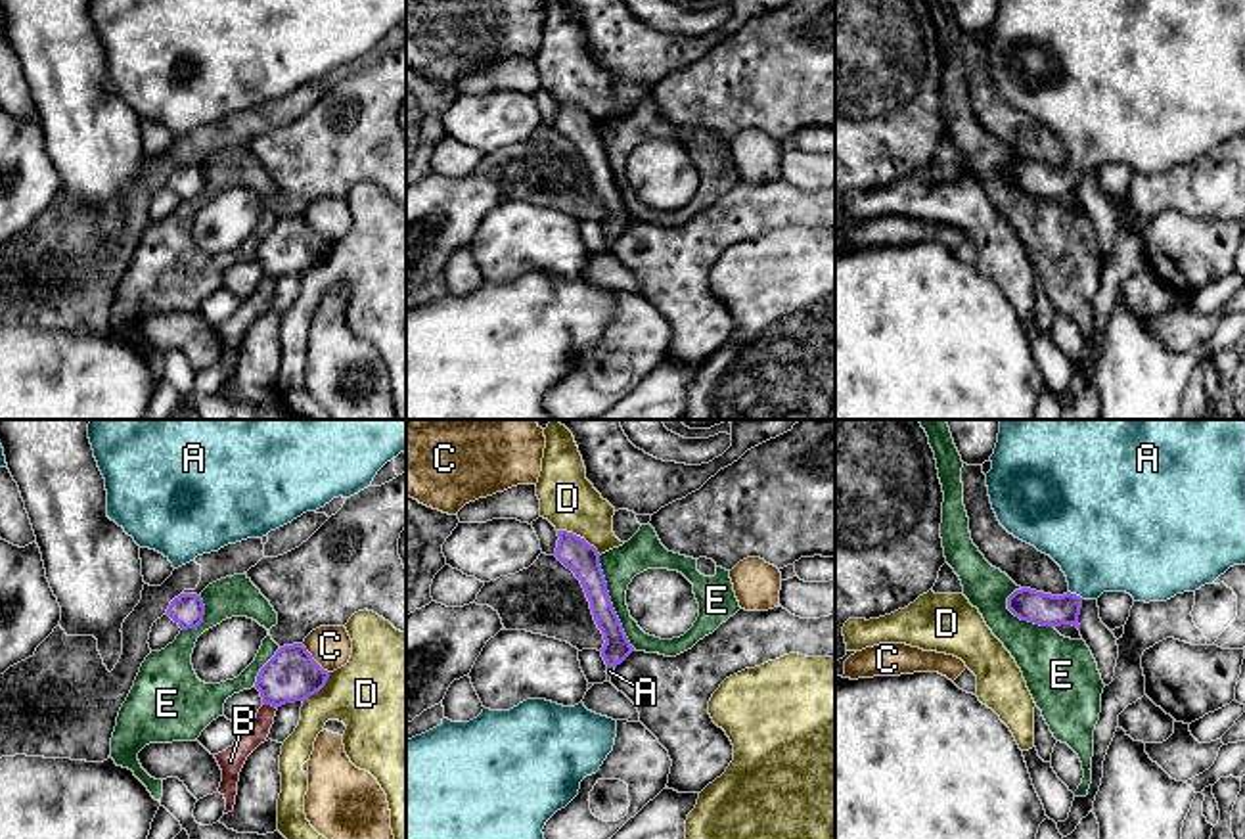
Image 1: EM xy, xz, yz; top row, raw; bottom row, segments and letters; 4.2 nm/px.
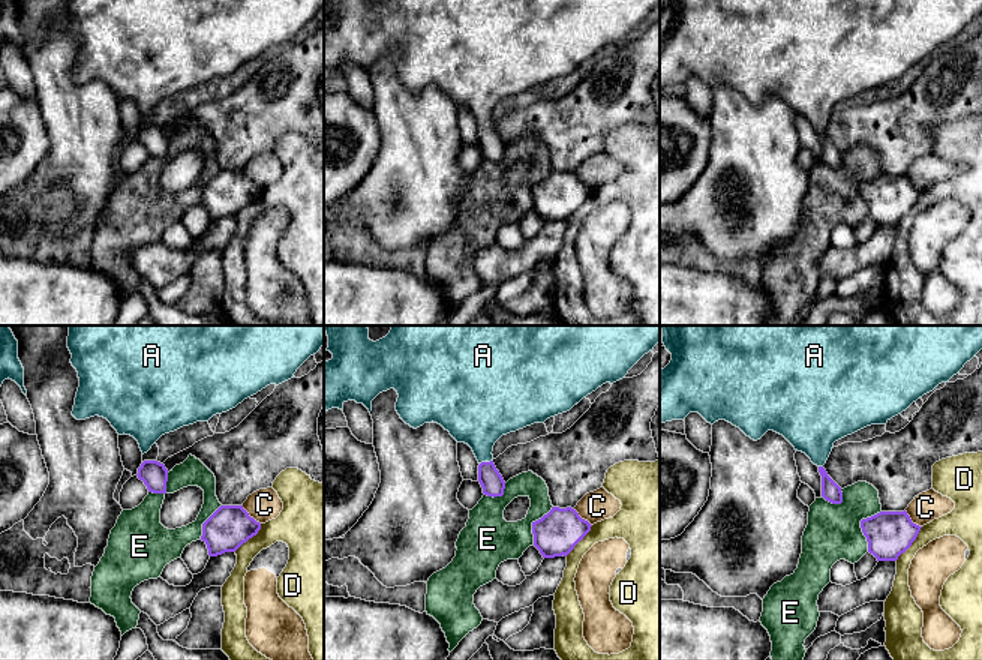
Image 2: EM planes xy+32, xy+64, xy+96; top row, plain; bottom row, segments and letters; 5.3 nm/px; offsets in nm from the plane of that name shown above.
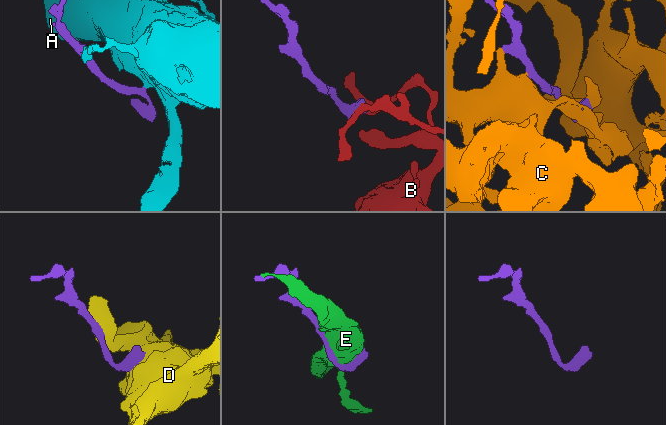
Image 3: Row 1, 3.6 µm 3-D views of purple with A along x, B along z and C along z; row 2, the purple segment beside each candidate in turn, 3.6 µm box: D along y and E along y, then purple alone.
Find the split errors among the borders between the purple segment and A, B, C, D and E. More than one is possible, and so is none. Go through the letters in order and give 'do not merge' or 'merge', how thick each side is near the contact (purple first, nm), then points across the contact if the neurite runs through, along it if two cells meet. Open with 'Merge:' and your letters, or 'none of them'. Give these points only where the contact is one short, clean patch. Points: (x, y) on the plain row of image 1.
Merge: A
A: merge; 140 nm thick on the purple side, 420 nm on the other; runs through yz (1039, 179), (1062, 179), (1075, 165), (1104, 113)
B: do not merge; 220 nm thick on the purple side, 90 nm on the other; border along xy (263, 274), (271, 274), (276, 280)
C: do not merge; 220 nm thick on the purple side, 180 nm on the other
D: do not merge; 140 nm thick on the purple side, 240 nm on the other
E: do not merge; 140 nm thick on the purple side, 150 nm on the other

